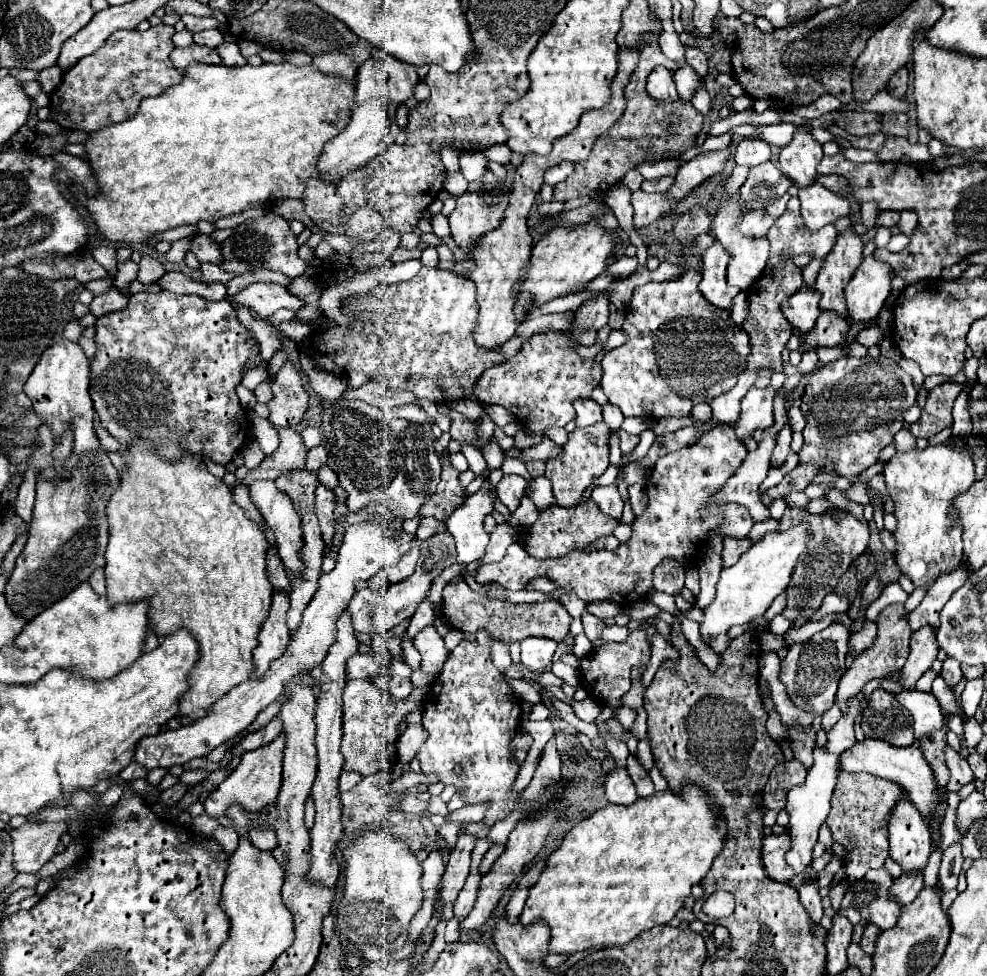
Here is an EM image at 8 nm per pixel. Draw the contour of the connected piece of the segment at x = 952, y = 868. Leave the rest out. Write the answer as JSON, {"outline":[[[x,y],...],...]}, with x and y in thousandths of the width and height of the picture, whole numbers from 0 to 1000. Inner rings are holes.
{"outline":[[[965,866],[954,874],[954,884],[952,884],[952,894],[950,894],[950,907],[954,913],[967,911],[971,907],[975,882],[977,880],[973,874],[973,866]]]}

